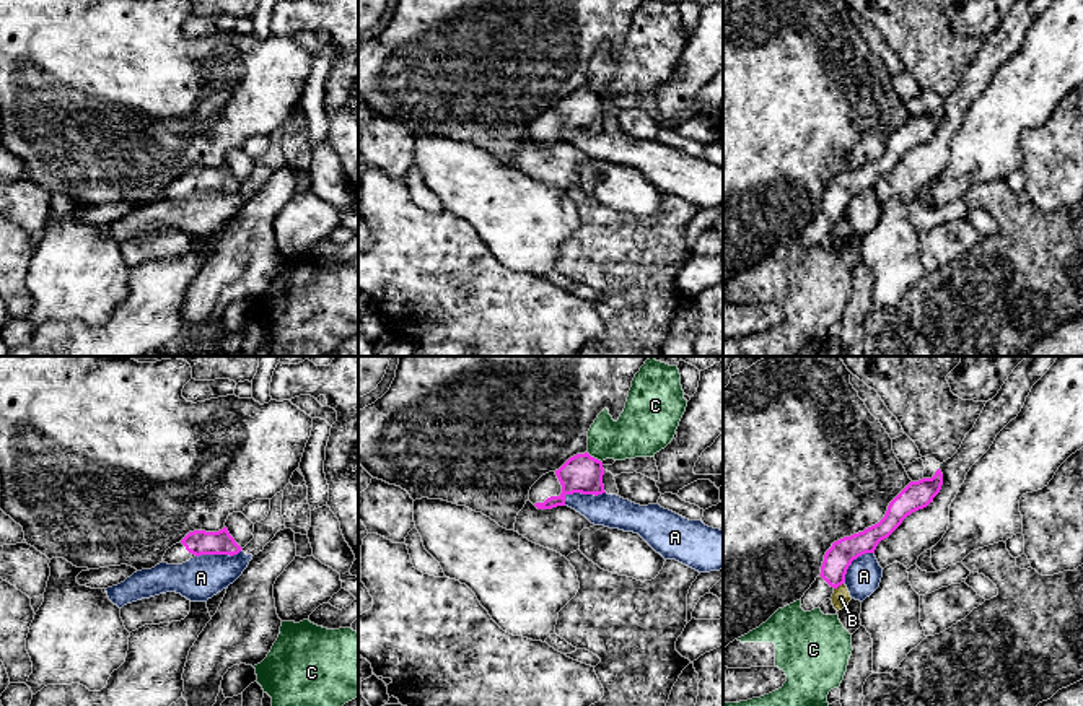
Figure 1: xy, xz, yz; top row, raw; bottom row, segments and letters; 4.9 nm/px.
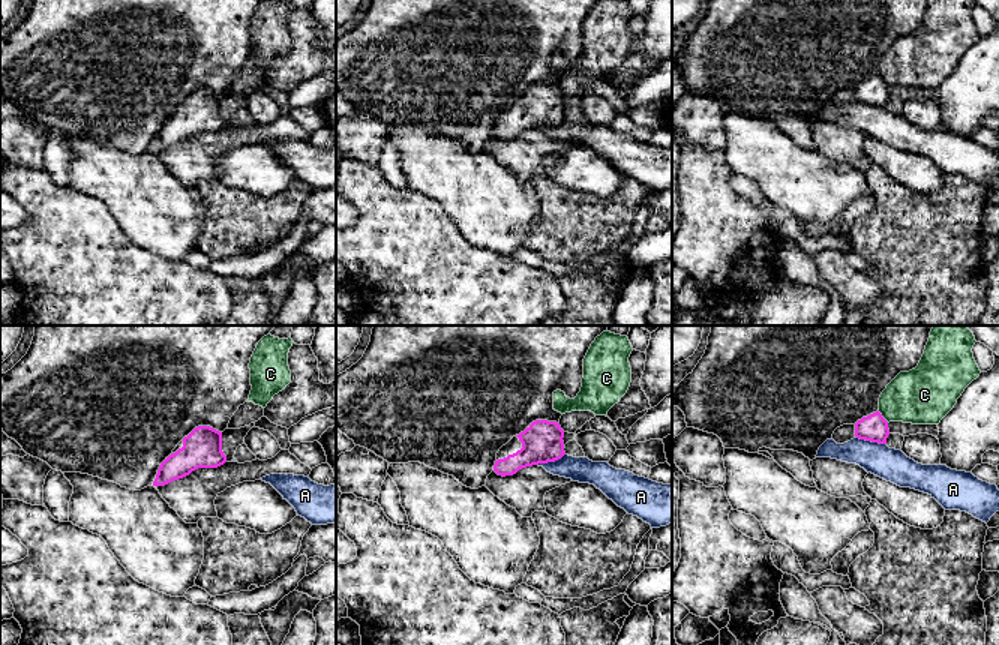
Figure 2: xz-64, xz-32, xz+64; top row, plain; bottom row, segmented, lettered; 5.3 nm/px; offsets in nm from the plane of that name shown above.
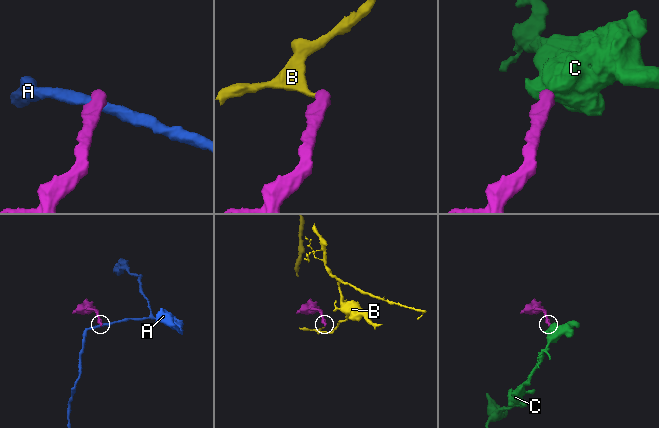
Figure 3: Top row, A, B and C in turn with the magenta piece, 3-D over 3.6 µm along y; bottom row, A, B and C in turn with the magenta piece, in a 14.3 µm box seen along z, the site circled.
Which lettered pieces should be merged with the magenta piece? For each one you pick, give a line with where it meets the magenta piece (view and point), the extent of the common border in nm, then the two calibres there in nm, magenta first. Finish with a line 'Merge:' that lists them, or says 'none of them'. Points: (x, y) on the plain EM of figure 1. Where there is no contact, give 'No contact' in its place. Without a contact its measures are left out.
Merge: none of them

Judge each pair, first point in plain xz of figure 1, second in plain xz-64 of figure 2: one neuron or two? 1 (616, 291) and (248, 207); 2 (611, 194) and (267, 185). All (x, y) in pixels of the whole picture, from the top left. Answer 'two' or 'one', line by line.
1: one
2: one

